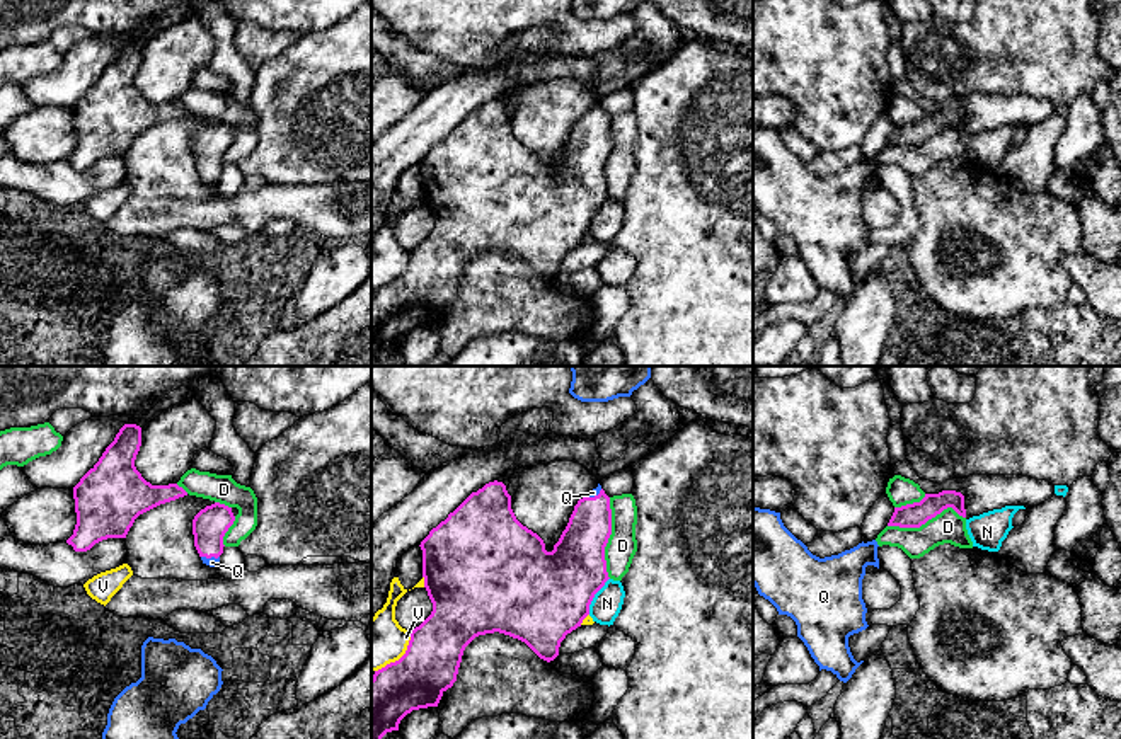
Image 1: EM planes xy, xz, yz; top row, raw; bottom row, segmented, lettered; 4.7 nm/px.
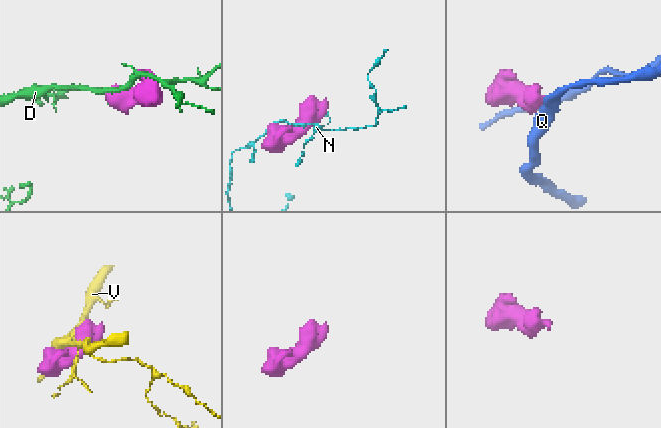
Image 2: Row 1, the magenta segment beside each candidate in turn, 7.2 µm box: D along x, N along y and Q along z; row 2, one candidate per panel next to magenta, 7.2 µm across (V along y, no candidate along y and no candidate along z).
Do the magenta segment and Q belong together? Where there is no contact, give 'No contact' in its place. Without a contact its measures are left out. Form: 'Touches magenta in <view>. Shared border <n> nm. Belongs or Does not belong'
Touches magenta in xy. Shared border 90 nm. Belongs

